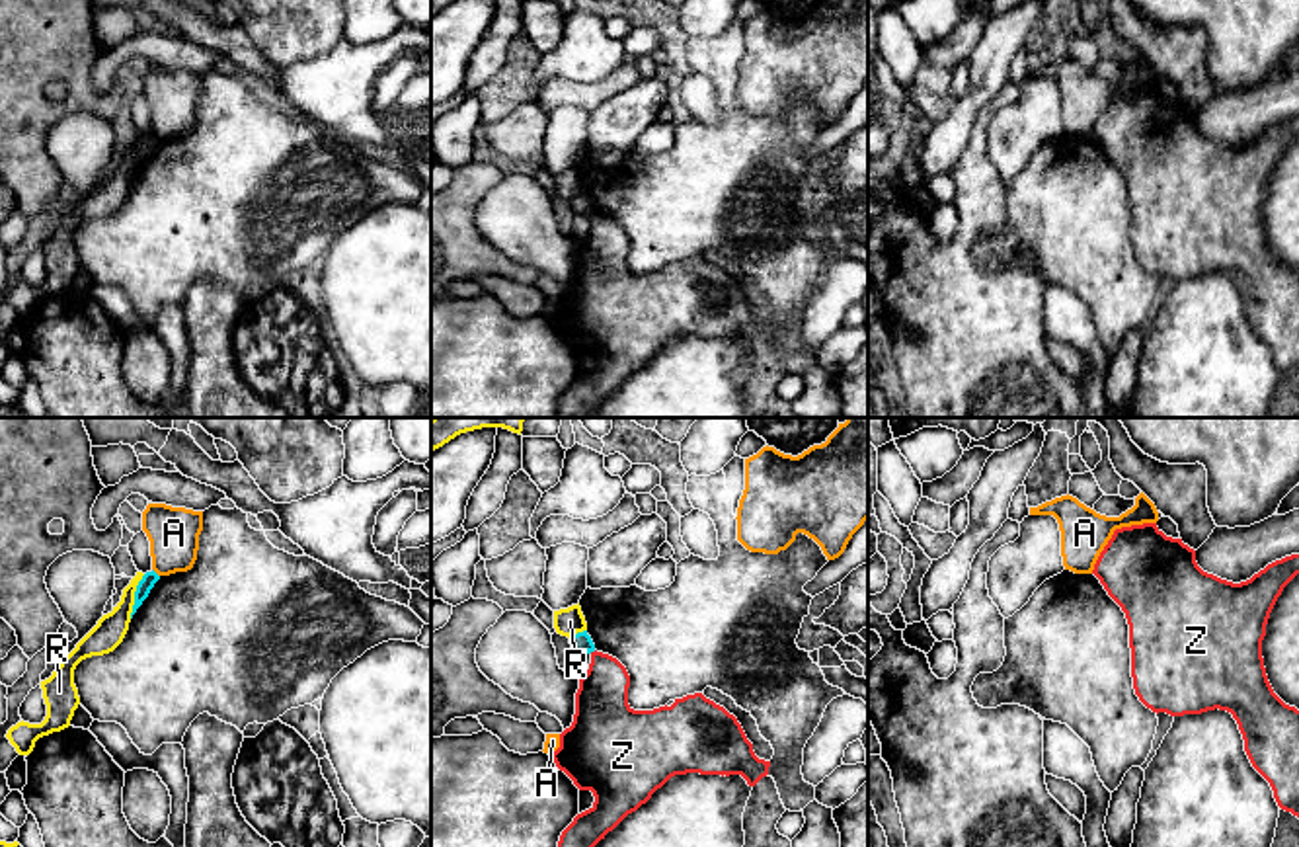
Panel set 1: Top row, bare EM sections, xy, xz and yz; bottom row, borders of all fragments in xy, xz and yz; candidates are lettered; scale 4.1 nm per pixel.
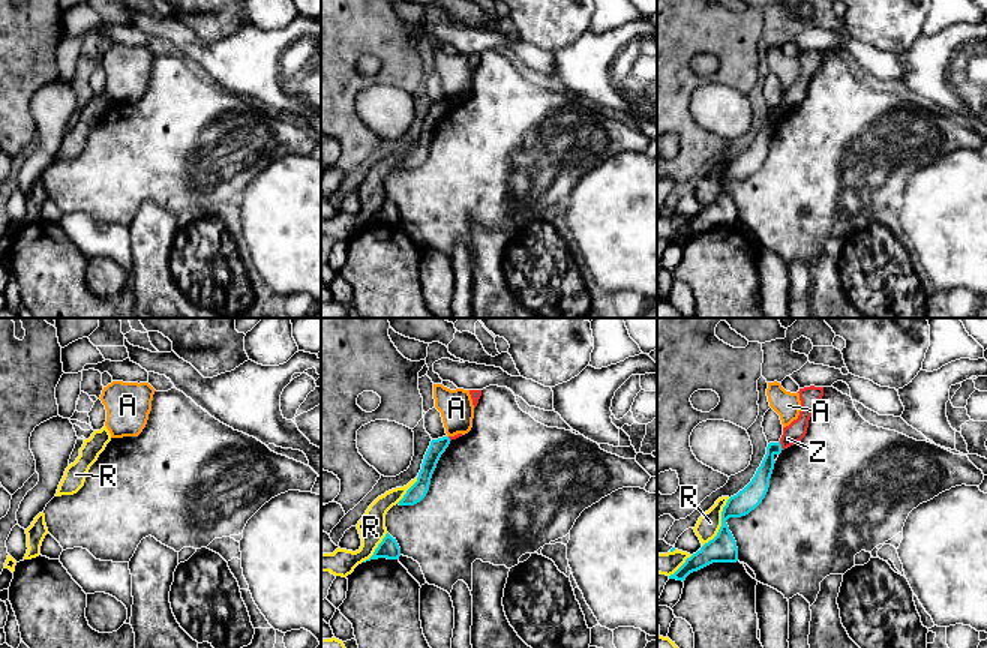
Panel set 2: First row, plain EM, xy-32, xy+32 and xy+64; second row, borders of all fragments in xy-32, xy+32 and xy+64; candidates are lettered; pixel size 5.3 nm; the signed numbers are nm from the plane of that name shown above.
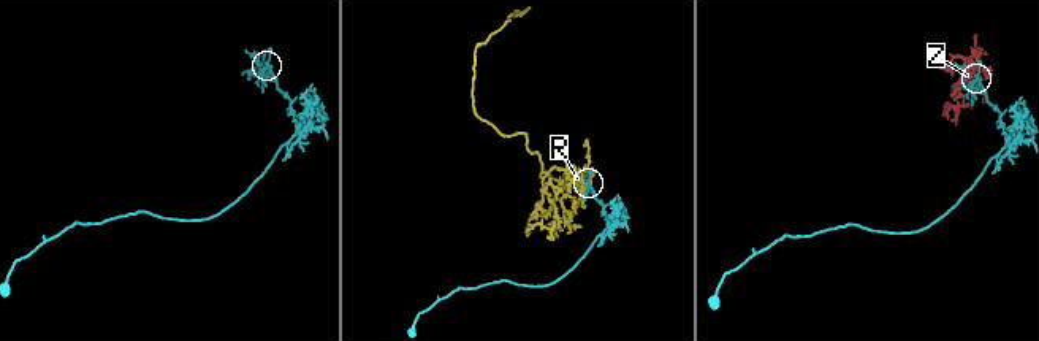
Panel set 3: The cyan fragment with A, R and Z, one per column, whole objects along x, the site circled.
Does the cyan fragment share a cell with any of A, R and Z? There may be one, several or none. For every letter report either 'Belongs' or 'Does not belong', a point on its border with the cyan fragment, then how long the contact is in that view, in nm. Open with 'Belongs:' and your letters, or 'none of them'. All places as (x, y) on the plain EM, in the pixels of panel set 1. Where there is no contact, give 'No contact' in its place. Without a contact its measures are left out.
Belongs: none of them
A: Does not belong. Touches cyan at xy (155, 135). Shared border 50 nm
R: Does not belong. Touches cyan at xy (135, 159). Shared border 200 nm
Z: Does not belong. Touches cyan at xz (591, 213). Shared border 30 nm

